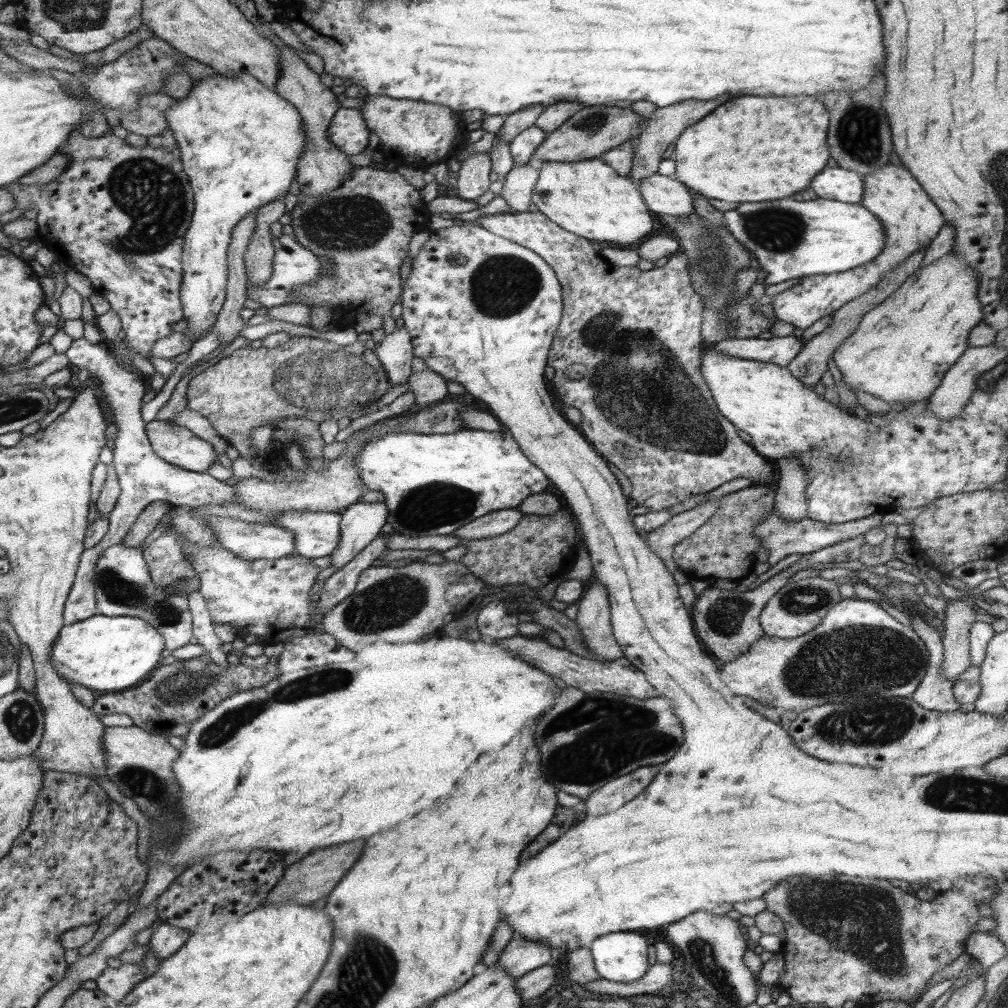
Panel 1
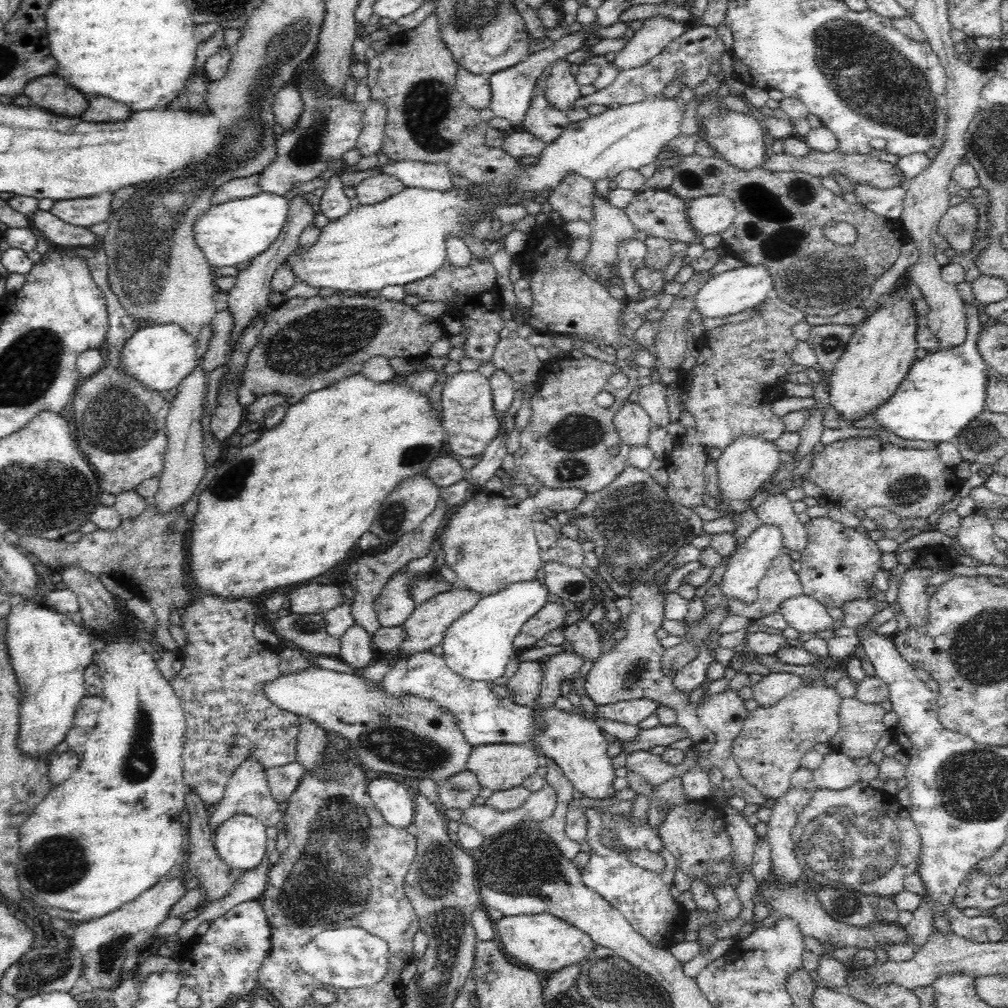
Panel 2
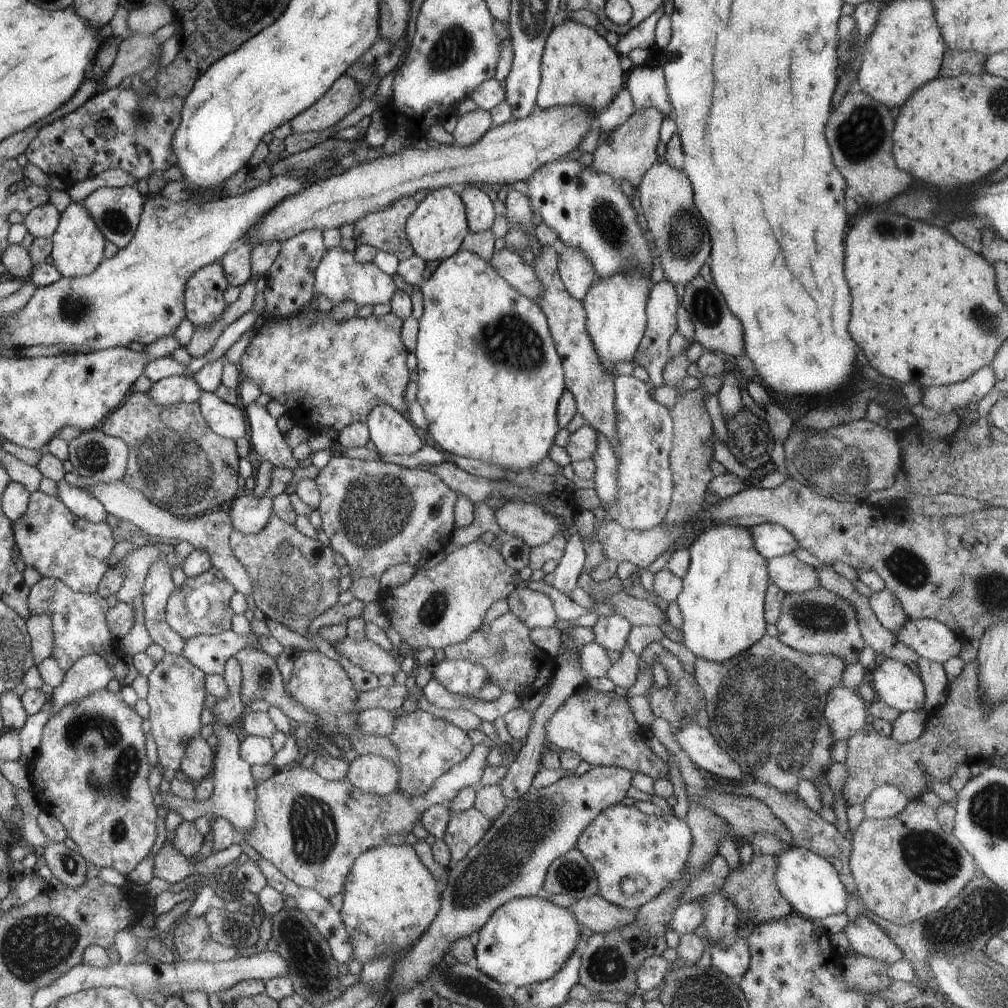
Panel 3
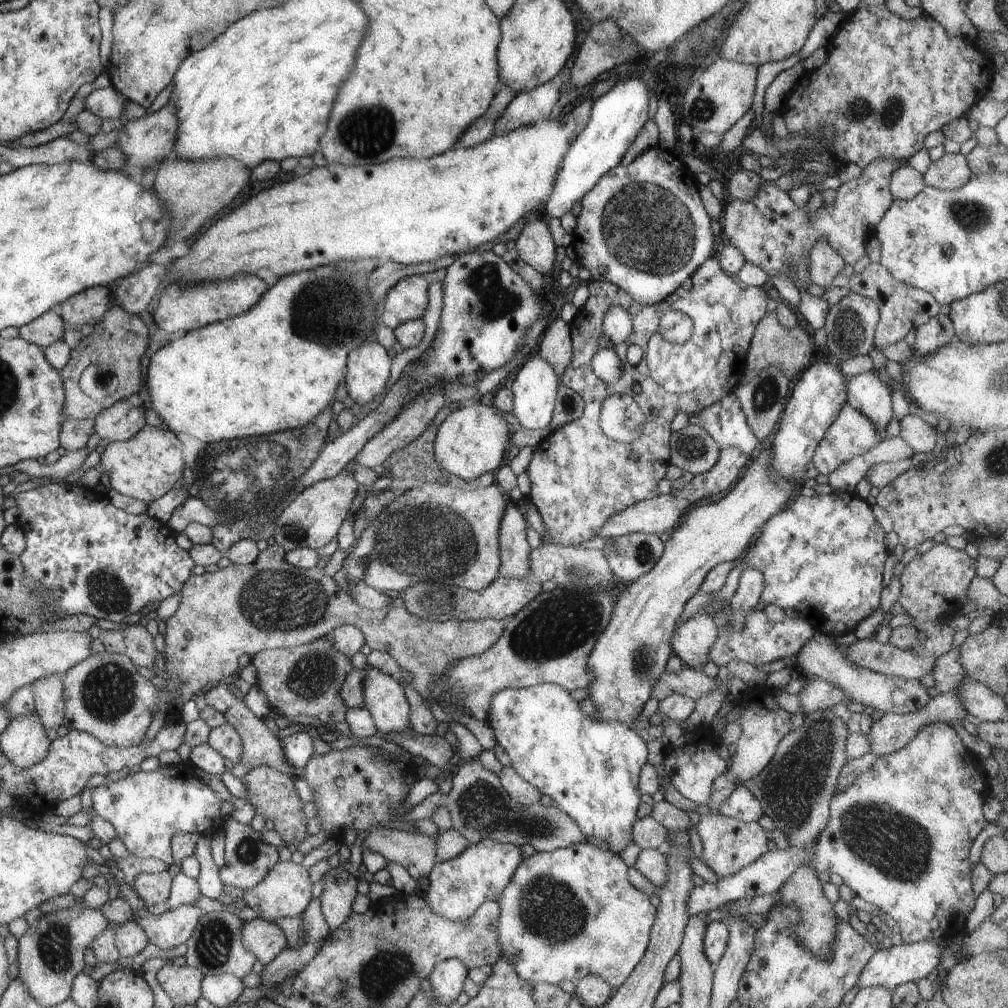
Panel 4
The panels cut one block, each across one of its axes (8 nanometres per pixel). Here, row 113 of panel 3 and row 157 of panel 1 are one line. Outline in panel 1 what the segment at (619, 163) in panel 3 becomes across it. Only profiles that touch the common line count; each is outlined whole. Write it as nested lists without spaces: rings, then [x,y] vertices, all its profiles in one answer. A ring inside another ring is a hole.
[[[731,94],[727,96],[719,96],[719,98],[713,98],[713,100],[707,100],[707,102],[679,102],[679,104],[673,104],[673,106],[665,106],[665,108],[657,108],[655,112],[651,112],[651,116],[647,118],[647,124],[645,128],[641,130],[643,134],[635,138],[635,142],[639,144],[635,148],[635,158],[633,158],[633,168],[631,168],[631,176],[633,176],[633,182],[635,180],[645,180],[653,174],[657,174],[657,166],[661,164],[661,154],[667,150],[669,144],[673,144],[679,134],[689,126],[689,124],[695,124],[699,118],[703,118],[707,112],[711,112],[715,106],[723,104],[731,100]]]

